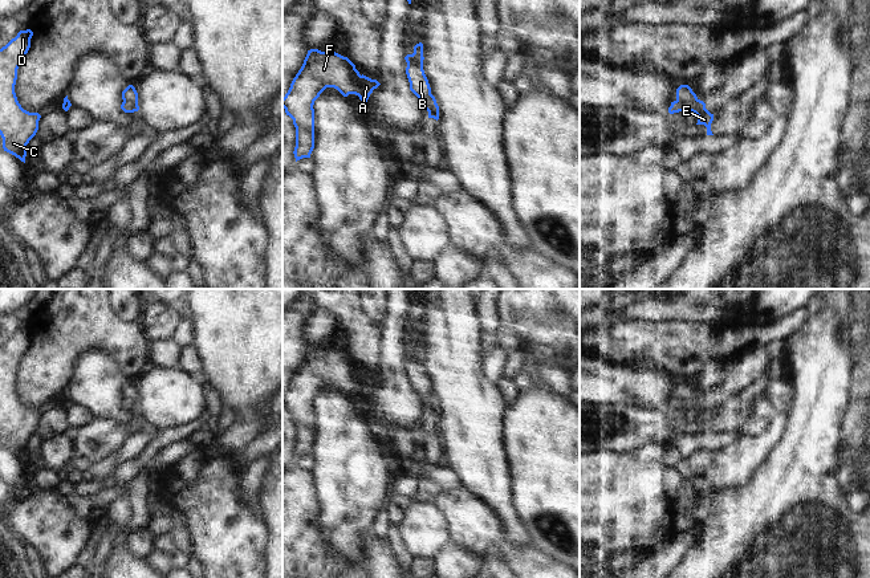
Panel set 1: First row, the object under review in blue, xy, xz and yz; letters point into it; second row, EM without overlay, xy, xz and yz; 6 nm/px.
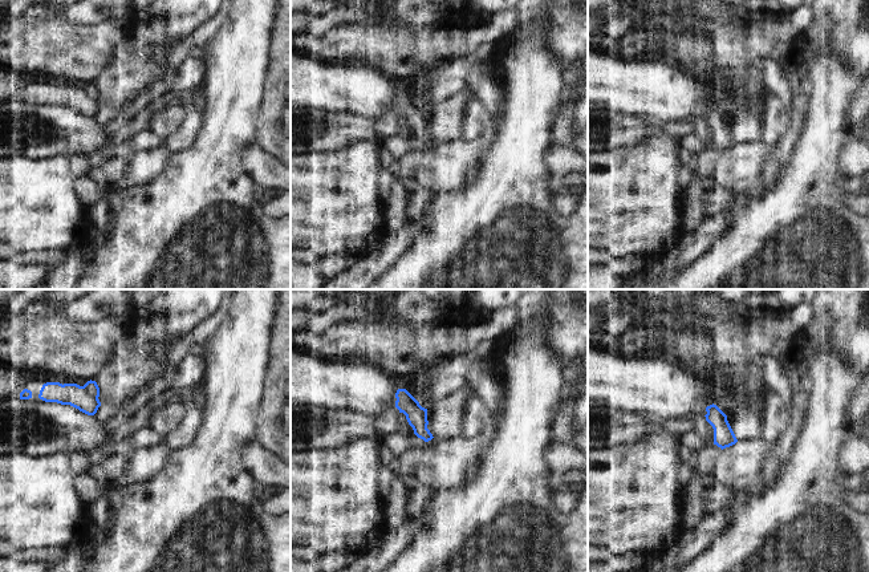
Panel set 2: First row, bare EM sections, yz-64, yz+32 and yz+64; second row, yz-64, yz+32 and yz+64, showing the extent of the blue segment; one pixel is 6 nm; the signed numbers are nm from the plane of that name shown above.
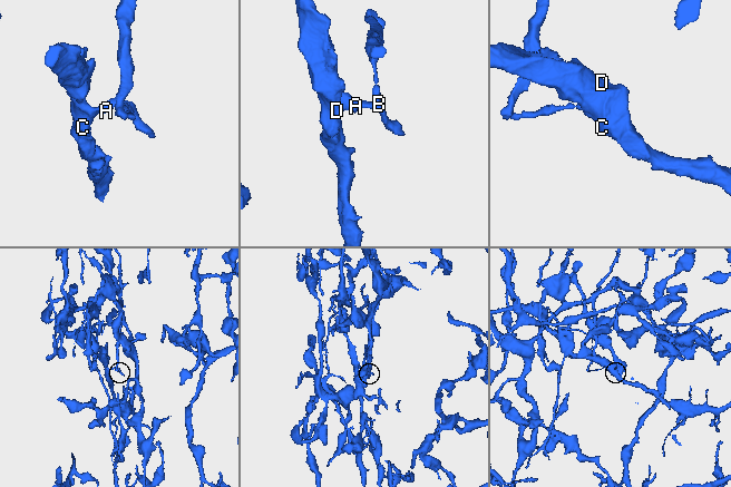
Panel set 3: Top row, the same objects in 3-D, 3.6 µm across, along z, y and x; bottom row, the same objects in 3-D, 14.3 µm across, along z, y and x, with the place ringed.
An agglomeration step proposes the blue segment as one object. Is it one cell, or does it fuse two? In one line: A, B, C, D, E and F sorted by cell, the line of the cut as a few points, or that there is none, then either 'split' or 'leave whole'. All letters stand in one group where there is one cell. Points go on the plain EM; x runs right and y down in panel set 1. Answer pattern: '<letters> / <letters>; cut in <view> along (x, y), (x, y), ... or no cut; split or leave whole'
A C D E F / B; cut in yz along (677, 397), (688, 402), (698, 402); split

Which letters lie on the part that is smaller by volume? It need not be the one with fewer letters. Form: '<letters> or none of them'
A, C, D, E, F.

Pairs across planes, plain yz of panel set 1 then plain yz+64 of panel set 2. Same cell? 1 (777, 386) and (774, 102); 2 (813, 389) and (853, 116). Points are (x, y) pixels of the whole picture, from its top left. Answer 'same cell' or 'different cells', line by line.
1: different cells
2: different cells

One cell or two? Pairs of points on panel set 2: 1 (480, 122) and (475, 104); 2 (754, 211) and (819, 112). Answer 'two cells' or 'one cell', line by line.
1: one cell
2: one cell

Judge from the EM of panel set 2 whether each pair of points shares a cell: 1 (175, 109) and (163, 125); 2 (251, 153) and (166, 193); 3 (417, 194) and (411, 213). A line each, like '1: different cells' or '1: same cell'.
1: same cell
2: different cells
3: same cell

